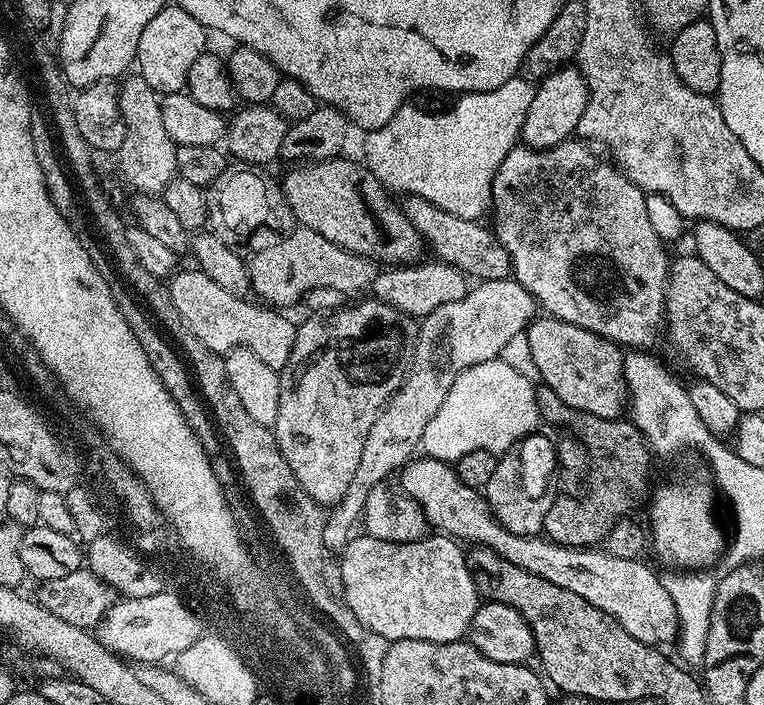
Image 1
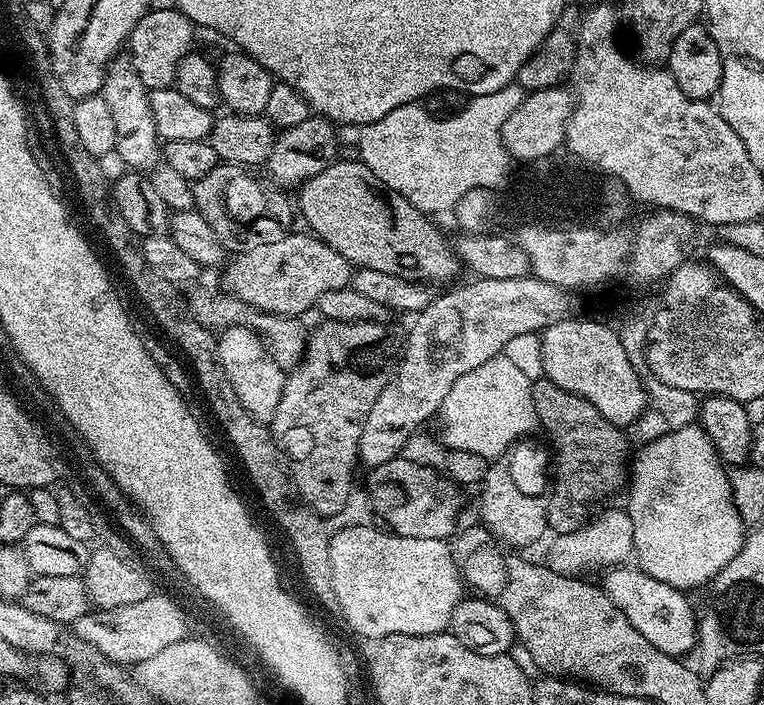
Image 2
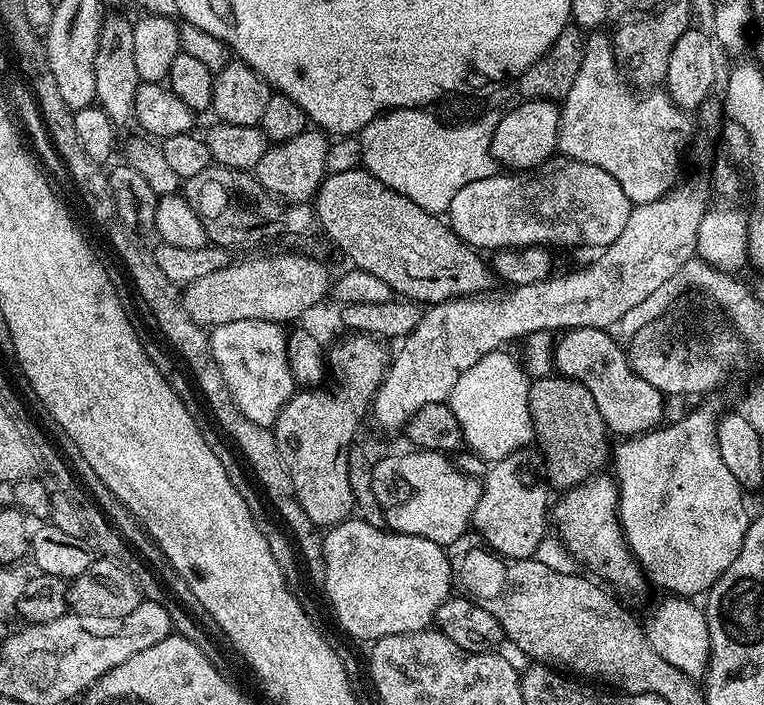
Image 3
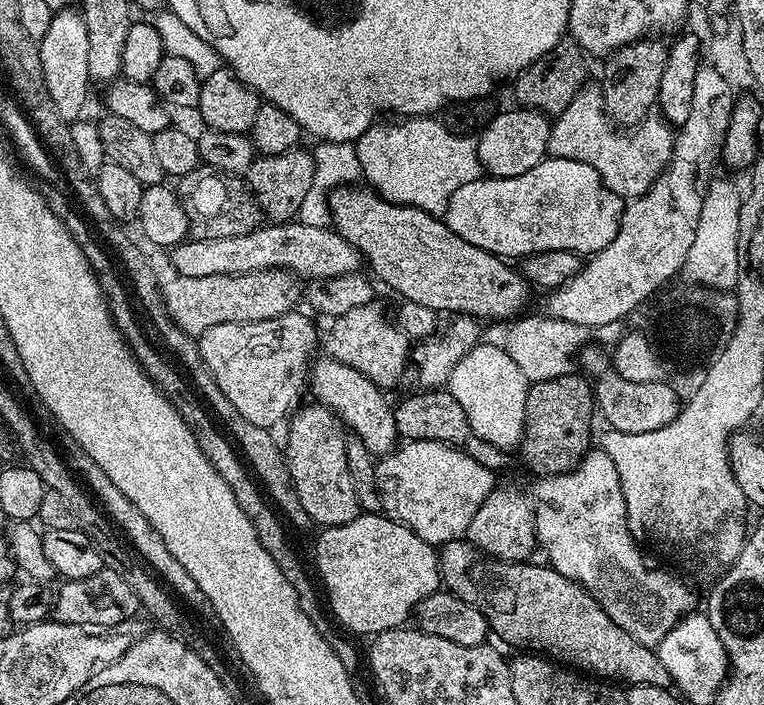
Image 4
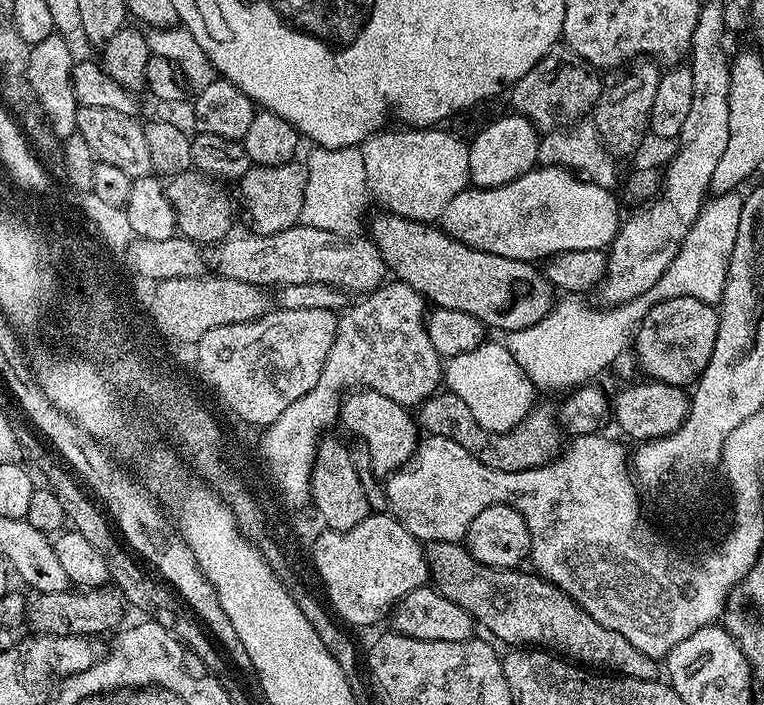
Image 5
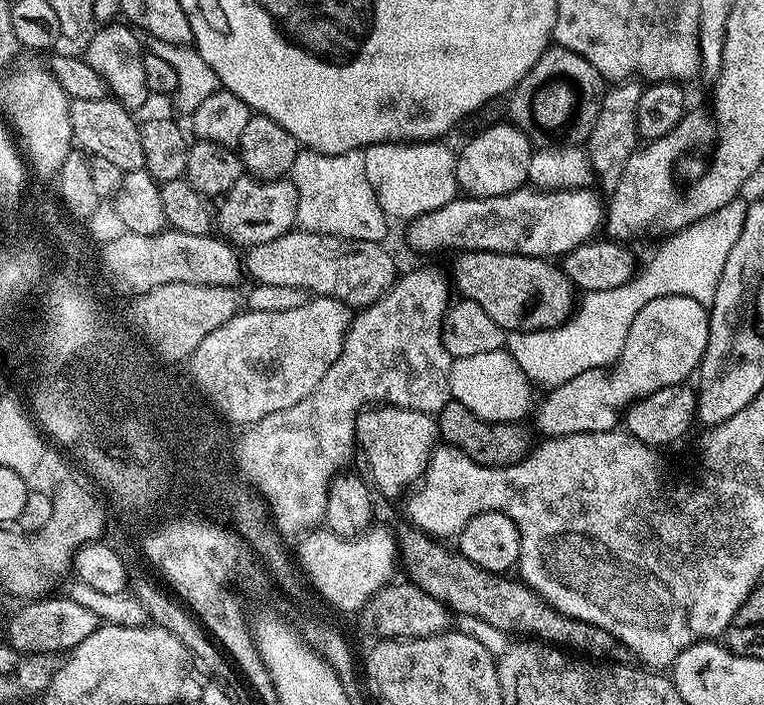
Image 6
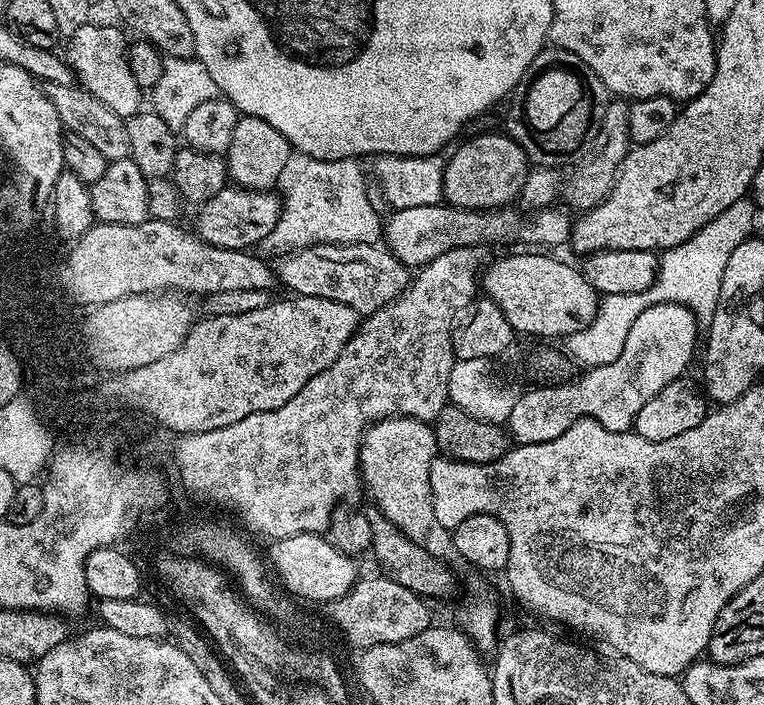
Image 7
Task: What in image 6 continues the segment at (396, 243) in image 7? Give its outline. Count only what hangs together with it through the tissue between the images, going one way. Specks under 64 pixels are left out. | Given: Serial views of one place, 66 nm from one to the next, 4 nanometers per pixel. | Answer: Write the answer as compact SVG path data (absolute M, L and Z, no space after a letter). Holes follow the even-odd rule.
M525 186L510 194L498 194L498 198L478 198L461 195L448 205L432 213L424 213L407 225L408 244L416 252L444 252L456 248L460 252L501 252L511 256L539 256L562 258L578 245L593 239L601 231L606 220L606 204L595 196L595 191L586 188L557 188L545 190Z

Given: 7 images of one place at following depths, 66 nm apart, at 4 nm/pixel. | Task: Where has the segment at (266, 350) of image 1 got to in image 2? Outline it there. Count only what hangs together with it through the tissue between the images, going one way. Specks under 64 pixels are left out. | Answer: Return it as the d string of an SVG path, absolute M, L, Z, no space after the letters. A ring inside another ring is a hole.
M204 288L201 292L196 292L191 297L187 297L186 303L192 313L193 318L204 328L213 330L223 330L243 326L252 329L259 334L261 340L268 347L268 353L278 362L278 366L285 370L297 368L300 358L304 354L304 347L308 344L309 329L304 328L304 320L295 316L275 316L269 312L257 312L249 304L244 304L236 297L228 295L223 290L211 292Z

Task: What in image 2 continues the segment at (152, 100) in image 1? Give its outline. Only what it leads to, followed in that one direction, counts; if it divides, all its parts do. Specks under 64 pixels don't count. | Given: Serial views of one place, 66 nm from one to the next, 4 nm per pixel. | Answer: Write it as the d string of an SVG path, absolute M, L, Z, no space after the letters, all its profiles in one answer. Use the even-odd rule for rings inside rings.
M121 54L108 65L104 73L102 95L110 106L110 118L114 118L116 131L115 155L129 169L145 174L151 173L162 160L162 141L156 132L154 114L150 110L150 89L138 78L138 70L132 68L132 57Z

